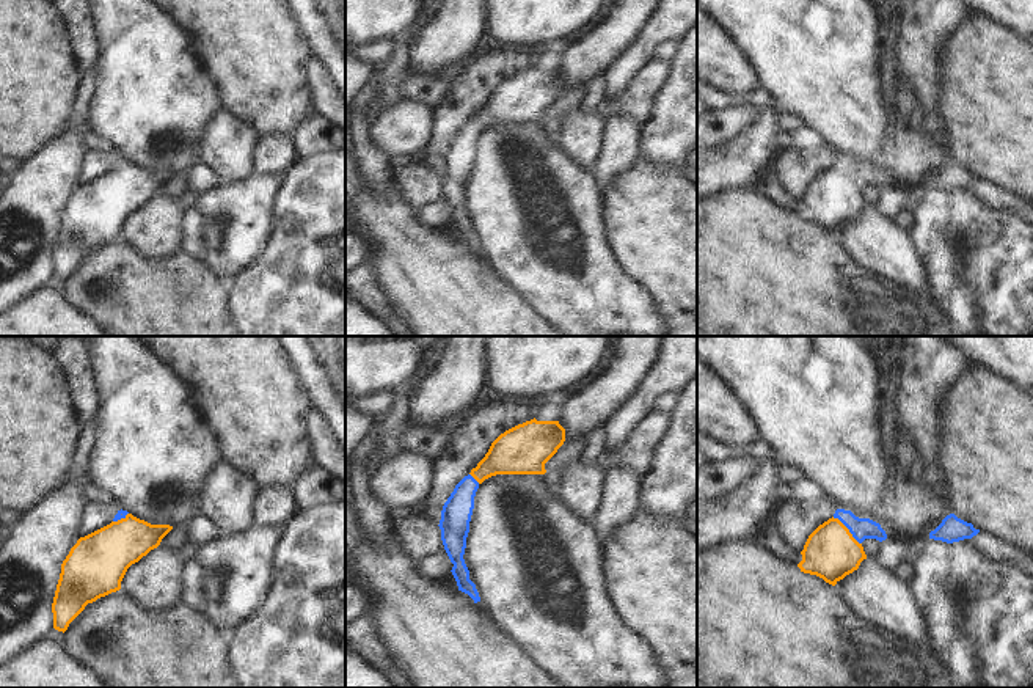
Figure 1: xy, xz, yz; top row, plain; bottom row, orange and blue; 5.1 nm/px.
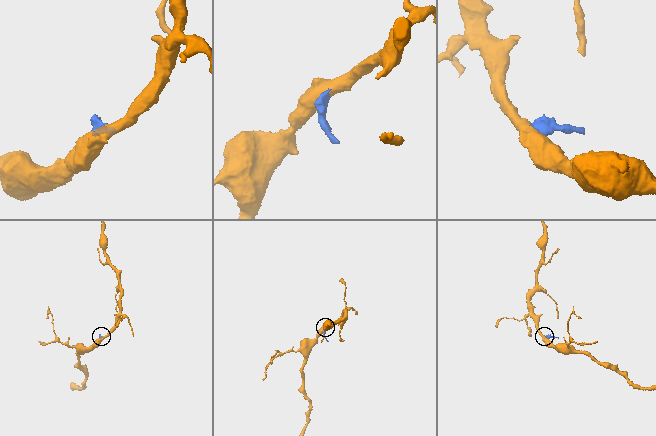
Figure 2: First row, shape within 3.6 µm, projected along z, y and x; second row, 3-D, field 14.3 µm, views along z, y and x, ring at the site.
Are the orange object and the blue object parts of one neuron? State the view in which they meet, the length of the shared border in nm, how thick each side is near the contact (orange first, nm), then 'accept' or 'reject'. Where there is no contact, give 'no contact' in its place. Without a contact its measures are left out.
yz | 200 nm | 280/110 nm | accept

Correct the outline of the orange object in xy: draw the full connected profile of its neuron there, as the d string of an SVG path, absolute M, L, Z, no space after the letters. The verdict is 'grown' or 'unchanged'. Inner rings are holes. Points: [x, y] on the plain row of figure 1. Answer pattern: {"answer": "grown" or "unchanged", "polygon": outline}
{"answer": "grown", "polygon": "M121 157L110 173L80 185L61 212L53 276L64 281L88 251L119 239L127 217L157 196L171 177Z"}

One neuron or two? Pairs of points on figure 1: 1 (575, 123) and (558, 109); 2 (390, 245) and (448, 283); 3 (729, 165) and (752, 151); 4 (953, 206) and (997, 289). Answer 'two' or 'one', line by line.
1: two
2: one
3: one
4: one

